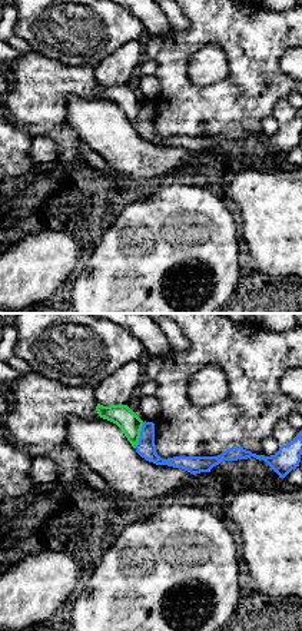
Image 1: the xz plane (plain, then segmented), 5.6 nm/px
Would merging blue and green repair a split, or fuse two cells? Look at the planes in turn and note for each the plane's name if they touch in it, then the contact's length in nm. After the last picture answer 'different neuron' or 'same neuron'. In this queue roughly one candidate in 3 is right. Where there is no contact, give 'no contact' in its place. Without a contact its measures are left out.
meets blue in xz; contact 150 nm long

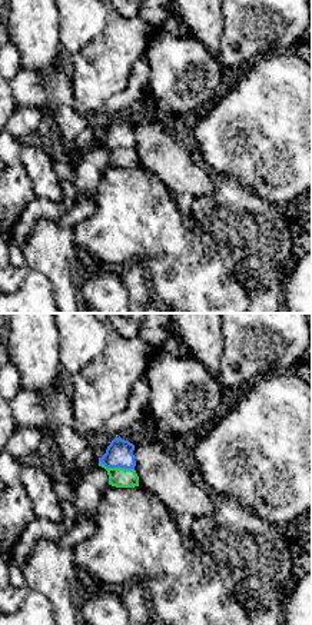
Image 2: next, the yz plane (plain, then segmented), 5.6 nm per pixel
meets blue in yz; contact 200 nm long

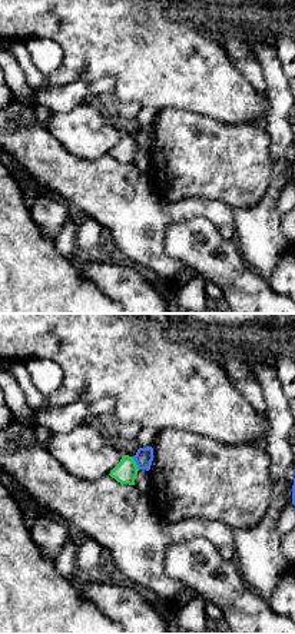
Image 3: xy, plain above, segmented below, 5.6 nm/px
meets blue in xy; contact 80 nm long

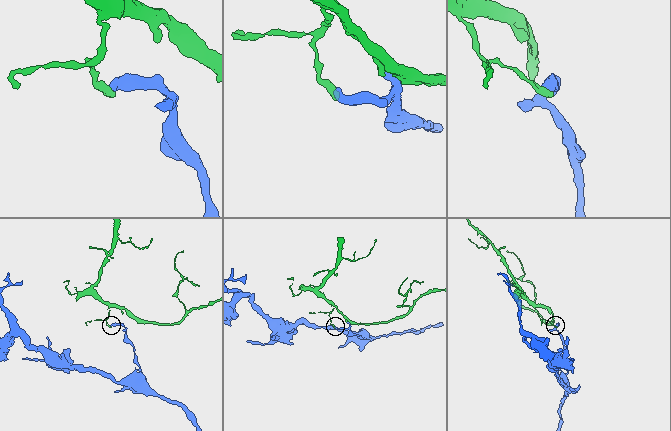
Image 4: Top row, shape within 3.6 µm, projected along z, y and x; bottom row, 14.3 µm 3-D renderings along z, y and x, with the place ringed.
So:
different neuron

